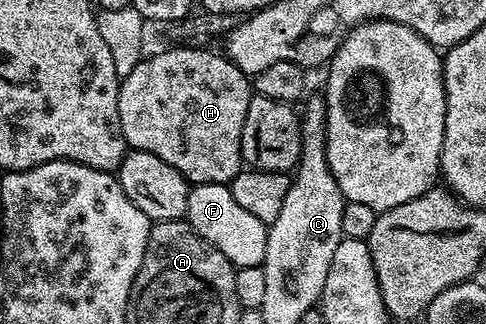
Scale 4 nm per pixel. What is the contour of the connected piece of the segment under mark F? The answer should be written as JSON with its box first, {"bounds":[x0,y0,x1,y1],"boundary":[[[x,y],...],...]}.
{"bounds":[187,183,268,267],"boundary":[[[197,183],[189,193],[187,202],[187,224],[209,245],[221,249],[235,267],[258,267],[265,257],[268,224],[262,223],[253,213],[237,205],[230,186],[225,183]]]}

